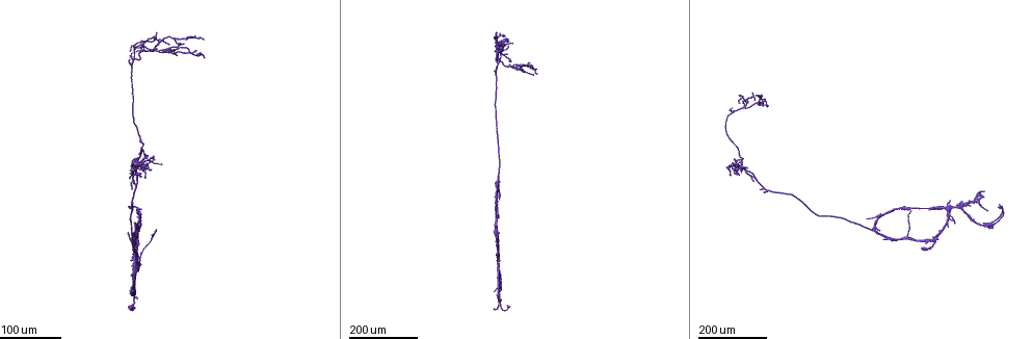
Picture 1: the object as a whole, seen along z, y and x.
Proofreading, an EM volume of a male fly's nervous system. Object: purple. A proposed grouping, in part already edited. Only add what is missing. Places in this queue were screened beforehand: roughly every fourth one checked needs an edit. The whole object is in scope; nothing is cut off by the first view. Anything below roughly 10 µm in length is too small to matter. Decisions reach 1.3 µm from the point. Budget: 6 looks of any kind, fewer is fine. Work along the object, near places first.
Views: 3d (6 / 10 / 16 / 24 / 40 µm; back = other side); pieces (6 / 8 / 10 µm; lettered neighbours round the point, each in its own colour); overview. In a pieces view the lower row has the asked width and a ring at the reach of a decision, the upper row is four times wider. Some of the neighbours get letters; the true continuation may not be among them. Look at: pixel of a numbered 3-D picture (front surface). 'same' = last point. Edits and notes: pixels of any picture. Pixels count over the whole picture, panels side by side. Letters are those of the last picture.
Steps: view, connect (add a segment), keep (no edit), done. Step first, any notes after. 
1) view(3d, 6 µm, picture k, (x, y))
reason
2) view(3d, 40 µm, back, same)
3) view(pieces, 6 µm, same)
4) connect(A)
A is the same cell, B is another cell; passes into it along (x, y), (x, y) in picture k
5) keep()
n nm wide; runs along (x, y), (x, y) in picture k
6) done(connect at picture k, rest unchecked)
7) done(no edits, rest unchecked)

view(3d, 40 µm, picture 1, (737, 161))

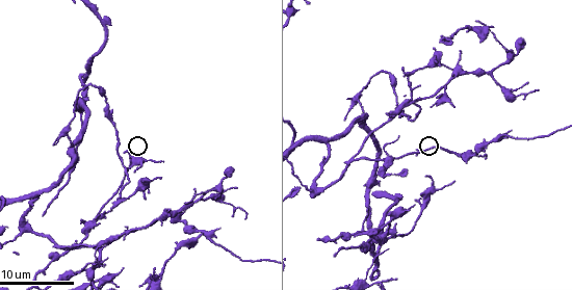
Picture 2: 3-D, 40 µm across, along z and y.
view(pieces, 10 µm, picture 2, (453, 182))

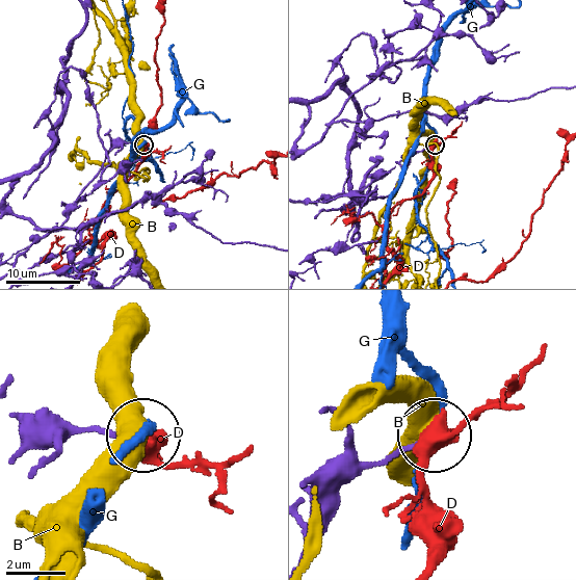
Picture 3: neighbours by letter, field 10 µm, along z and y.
keep()
B, D and G are other cells; none of them fits

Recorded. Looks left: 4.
view(3d, 24 µm, picture 1, (139, 48))
free end

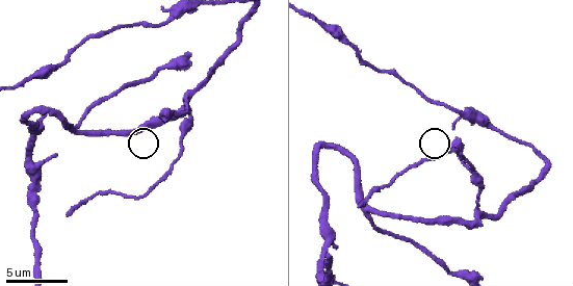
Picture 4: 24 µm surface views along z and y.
view(pieces, 10 µm, picture 4, (166, 113))

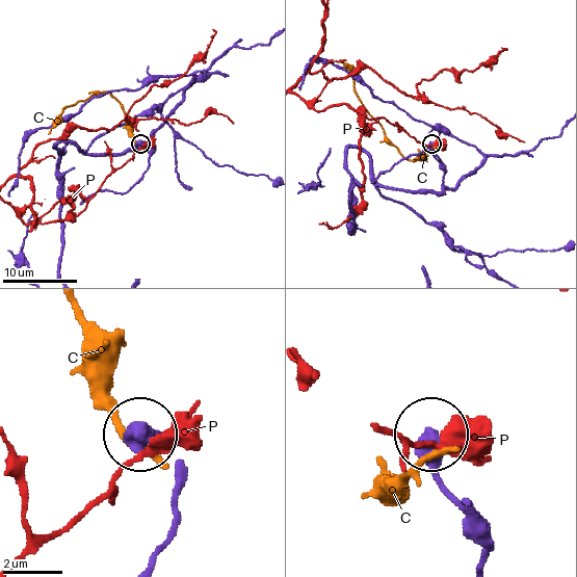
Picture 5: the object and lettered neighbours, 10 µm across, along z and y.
keep()
530 nm wide; C and P are other cells; no lettered segment goes on from it

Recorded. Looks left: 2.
view(3d, 24 µm, picture 1, (519, 69))
branch stops here

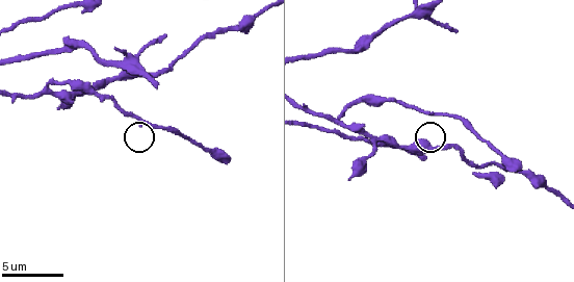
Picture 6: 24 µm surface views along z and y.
view(pieces, 10 µm, picture 6, (517, 169))

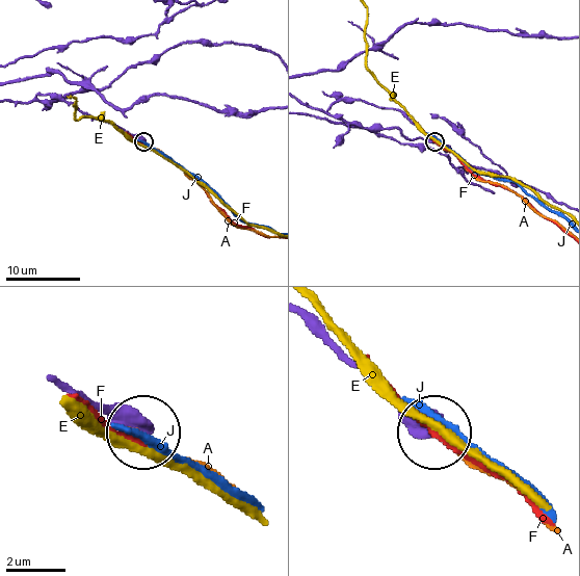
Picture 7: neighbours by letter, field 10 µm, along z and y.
keep()
A, E, F and J are other cells; runs along (325, 111), (342, 101), (364, 101), (399, 110), (434, 141) in picture 7; none of them fits

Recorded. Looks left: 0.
done(no edits, rest unchecked)

